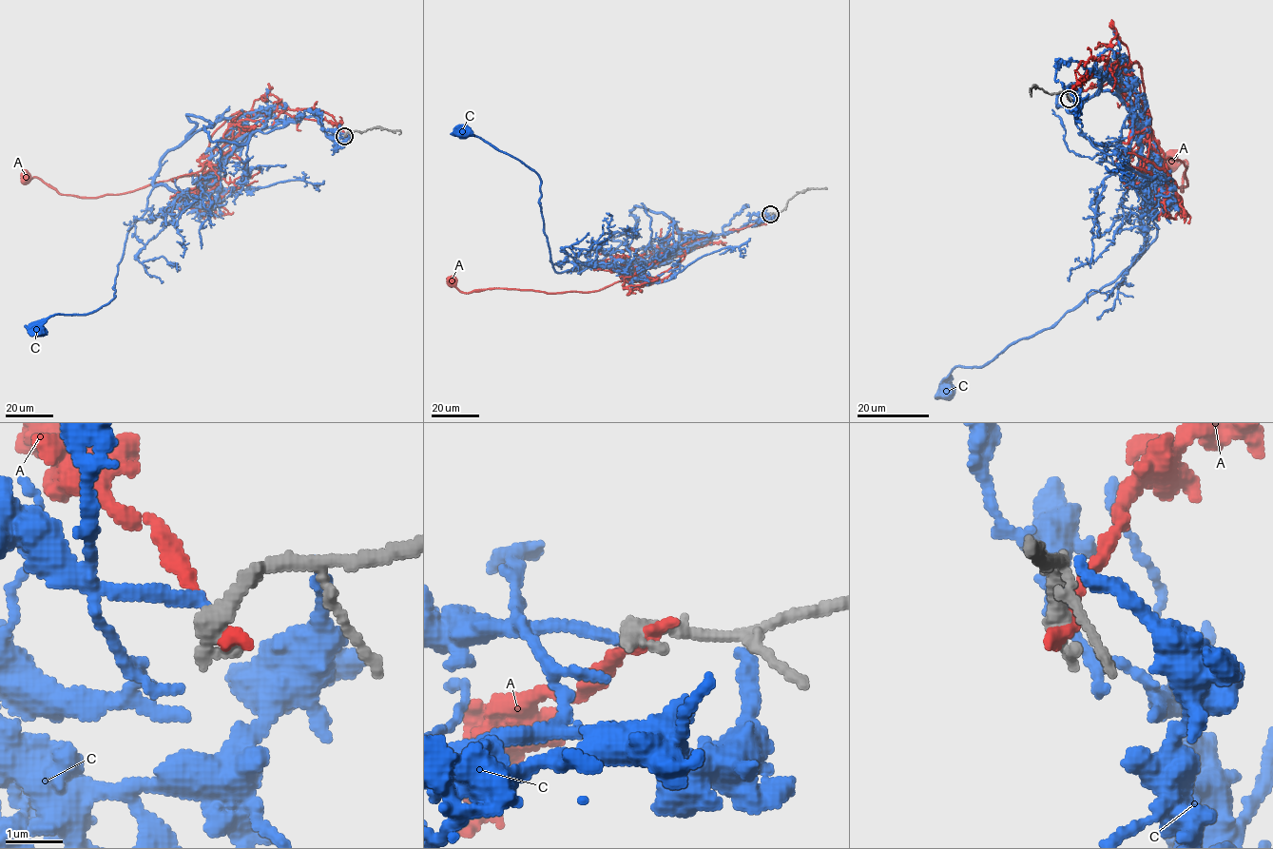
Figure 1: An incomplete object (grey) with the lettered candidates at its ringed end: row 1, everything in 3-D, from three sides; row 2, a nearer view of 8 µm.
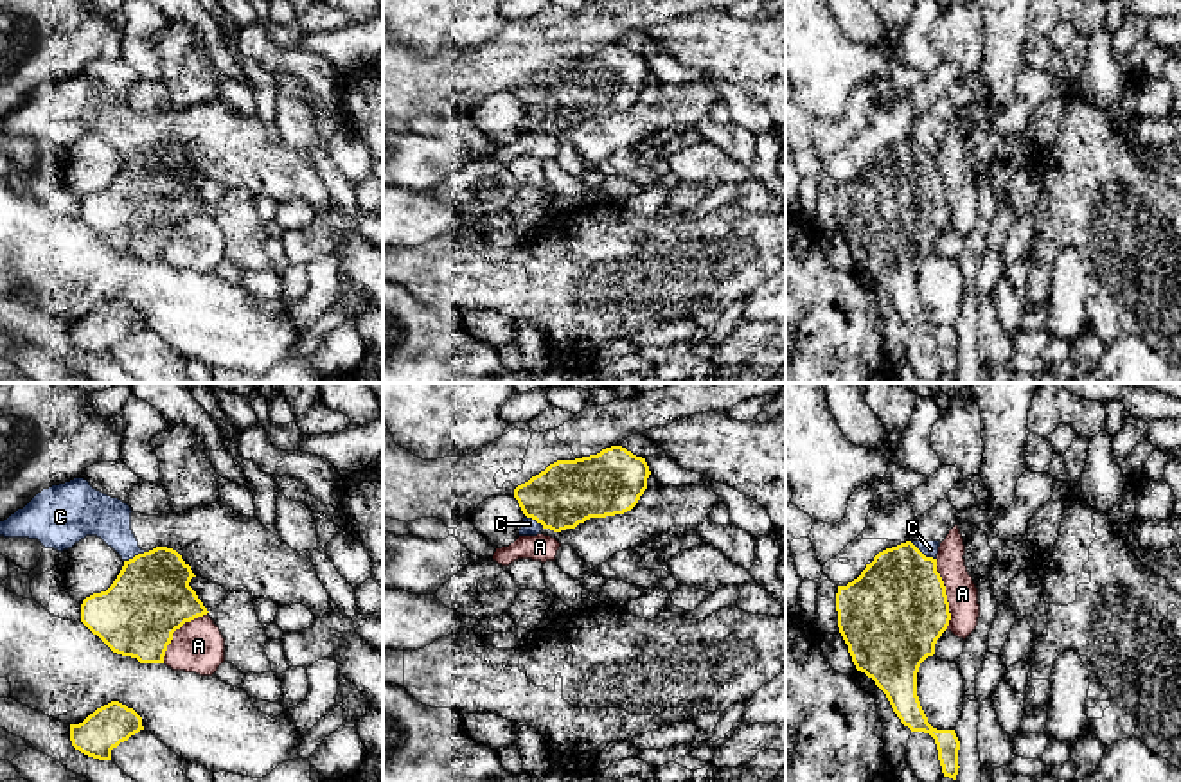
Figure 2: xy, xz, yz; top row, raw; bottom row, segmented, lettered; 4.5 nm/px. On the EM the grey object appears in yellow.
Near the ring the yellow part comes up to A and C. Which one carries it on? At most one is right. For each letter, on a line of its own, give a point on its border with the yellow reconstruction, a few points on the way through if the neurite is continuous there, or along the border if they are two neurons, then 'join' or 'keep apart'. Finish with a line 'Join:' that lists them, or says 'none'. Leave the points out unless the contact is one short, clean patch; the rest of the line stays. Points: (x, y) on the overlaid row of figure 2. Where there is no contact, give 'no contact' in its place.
A: meets yellow in yz at (944, 594); keep apart
C: meets yellow in yz at (921, 552); border along yz (910, 542), (935, 559); keep apart
Join: none

